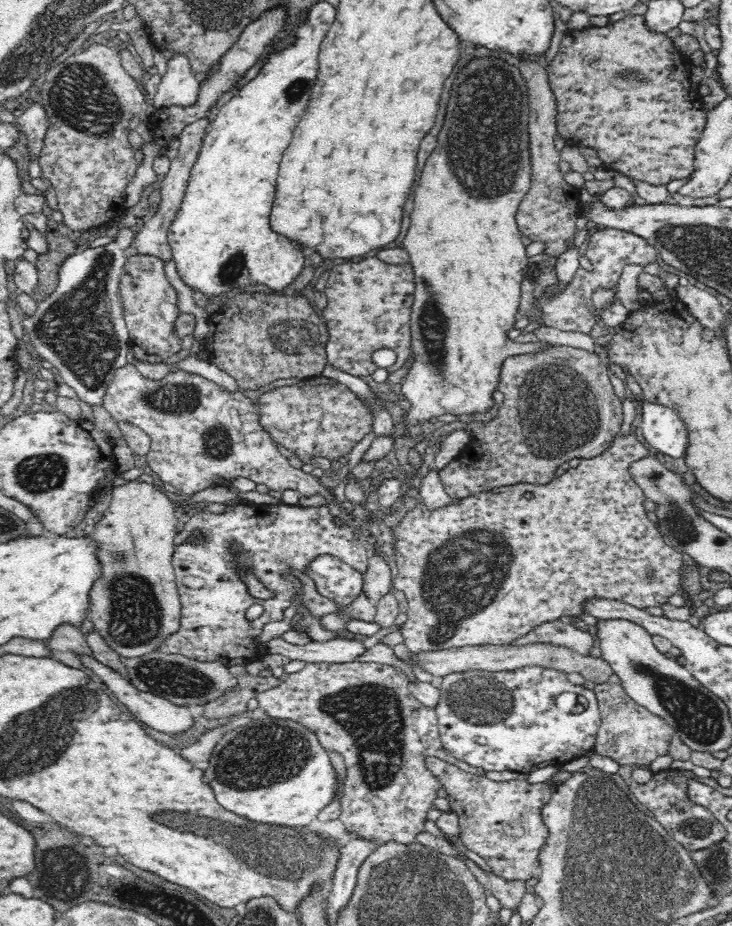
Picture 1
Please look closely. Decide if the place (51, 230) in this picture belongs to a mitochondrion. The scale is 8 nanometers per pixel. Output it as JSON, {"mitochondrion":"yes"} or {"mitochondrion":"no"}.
{"mitochondrion":"no"}

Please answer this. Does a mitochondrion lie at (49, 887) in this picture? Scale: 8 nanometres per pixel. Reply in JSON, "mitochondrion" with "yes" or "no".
{"mitochondrion":"no"}

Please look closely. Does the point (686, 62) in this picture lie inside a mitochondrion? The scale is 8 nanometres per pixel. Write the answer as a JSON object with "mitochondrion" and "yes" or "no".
{"mitochondrion":"no"}

